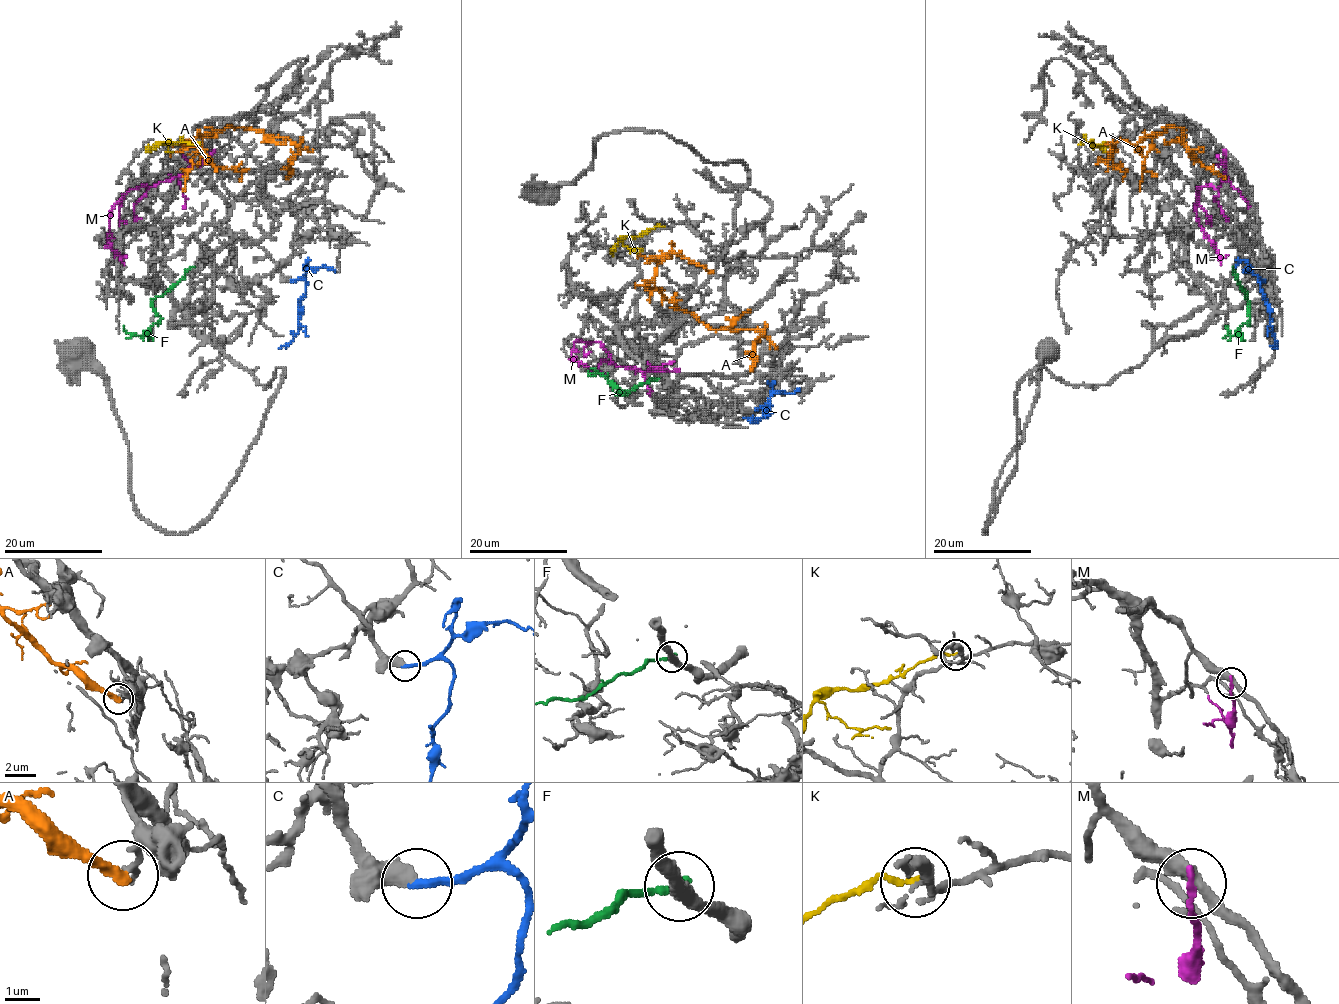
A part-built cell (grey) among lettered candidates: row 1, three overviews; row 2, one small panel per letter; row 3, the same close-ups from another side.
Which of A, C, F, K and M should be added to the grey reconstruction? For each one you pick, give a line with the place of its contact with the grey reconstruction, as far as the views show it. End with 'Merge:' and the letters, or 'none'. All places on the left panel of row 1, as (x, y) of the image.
C: meets grey at (291, 280)
Merge: C

